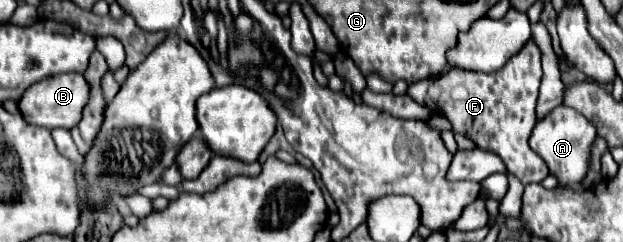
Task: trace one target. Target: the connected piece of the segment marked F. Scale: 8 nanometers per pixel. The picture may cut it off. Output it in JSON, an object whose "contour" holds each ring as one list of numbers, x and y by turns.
{"contour":[[530,39,500,72,484,74,452,68,438,78,410,84,406,94,418,104,428,106,432,112,446,116,452,124,452,130,470,138,480,150,498,154,508,174,516,176,526,186,548,176,544,160,540,160,540,156,536,156,536,152,532,152,528,146,528,136,532,132,532,126,536,124,540,80,540,50]]}

